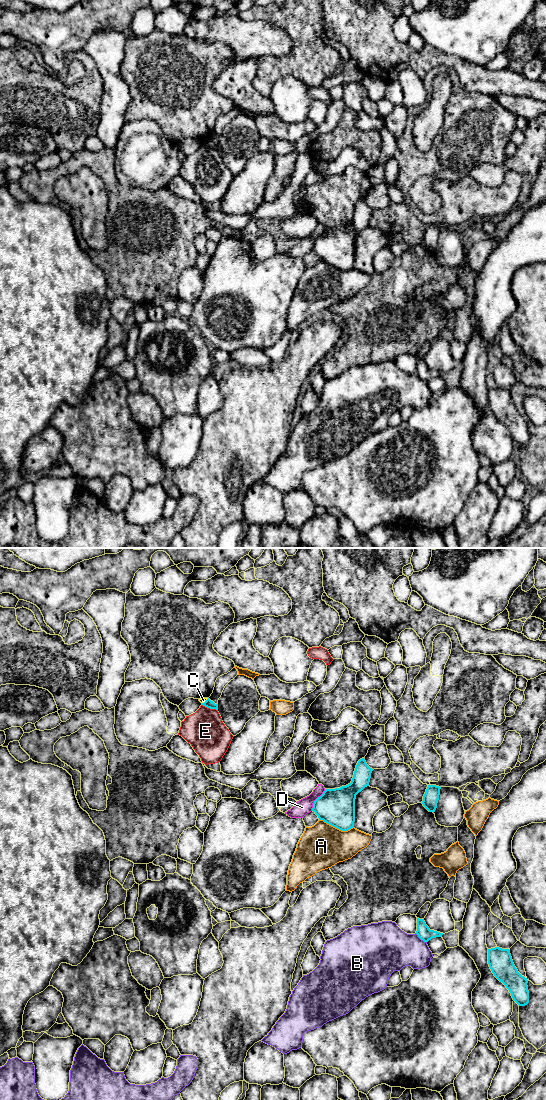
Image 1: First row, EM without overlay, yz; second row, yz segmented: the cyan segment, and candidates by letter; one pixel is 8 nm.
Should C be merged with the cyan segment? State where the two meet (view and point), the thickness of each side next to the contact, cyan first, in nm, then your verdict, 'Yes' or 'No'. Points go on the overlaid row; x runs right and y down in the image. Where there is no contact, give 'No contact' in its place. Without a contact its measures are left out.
Touches cyan at yz (206, 700). Thickness 70 nm (cyan) against 40 nm. No

